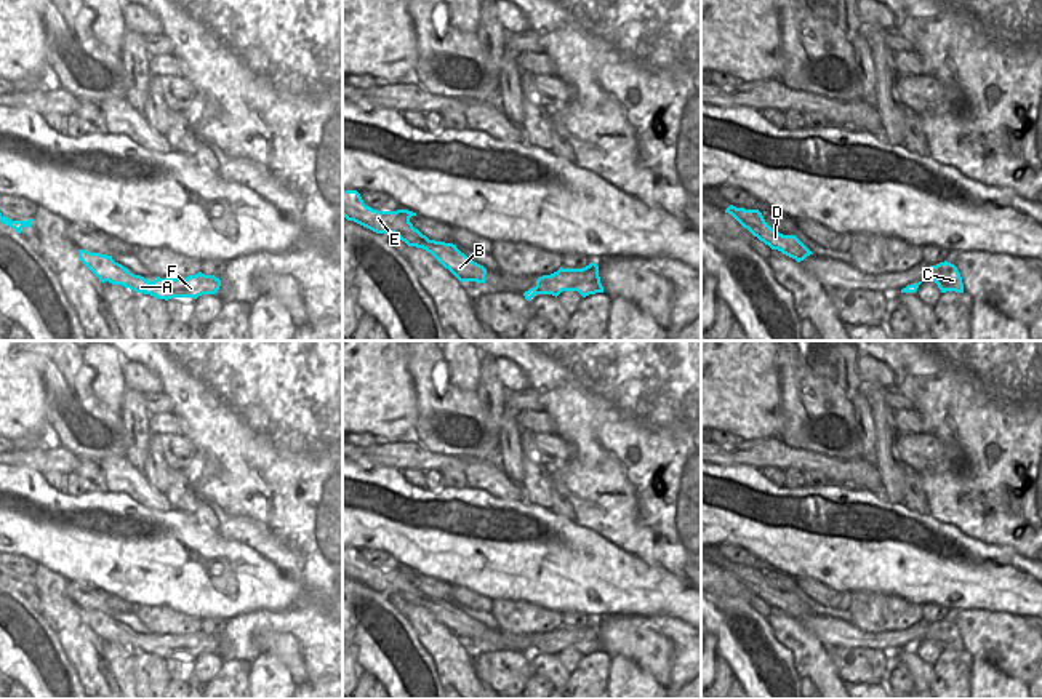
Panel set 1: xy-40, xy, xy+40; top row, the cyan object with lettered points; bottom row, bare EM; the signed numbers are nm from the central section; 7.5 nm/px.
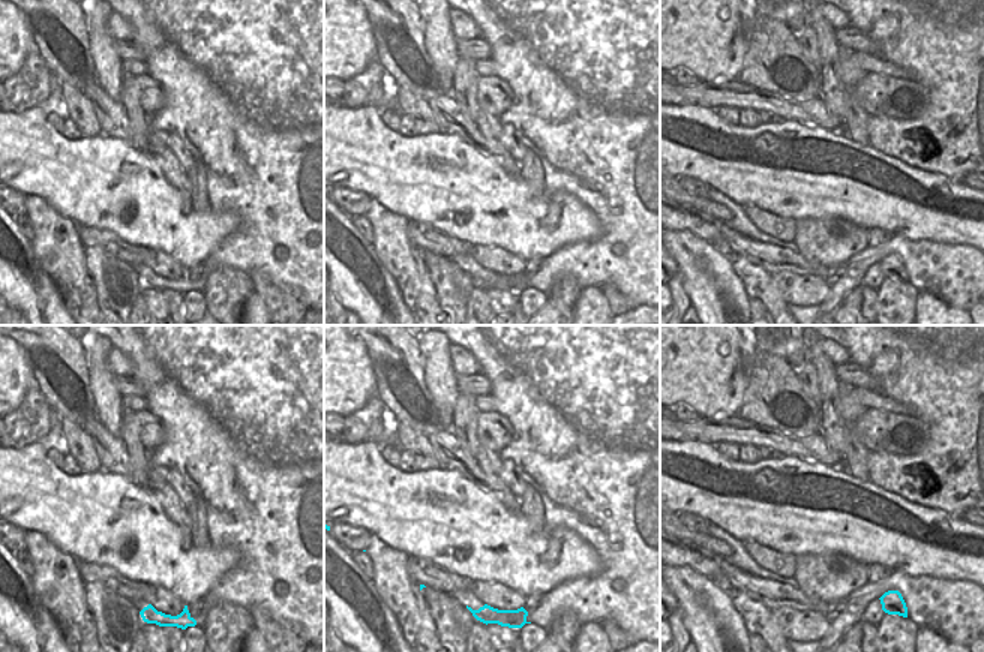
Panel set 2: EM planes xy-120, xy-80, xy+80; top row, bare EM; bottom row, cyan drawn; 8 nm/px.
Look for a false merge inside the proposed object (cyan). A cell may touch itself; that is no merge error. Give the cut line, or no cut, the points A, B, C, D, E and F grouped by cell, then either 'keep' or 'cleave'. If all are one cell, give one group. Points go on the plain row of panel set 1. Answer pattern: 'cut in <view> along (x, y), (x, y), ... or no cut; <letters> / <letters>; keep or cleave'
no cut; A B C D E F; keep

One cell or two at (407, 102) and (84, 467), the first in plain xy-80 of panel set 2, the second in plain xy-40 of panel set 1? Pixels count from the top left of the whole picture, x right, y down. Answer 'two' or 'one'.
one

